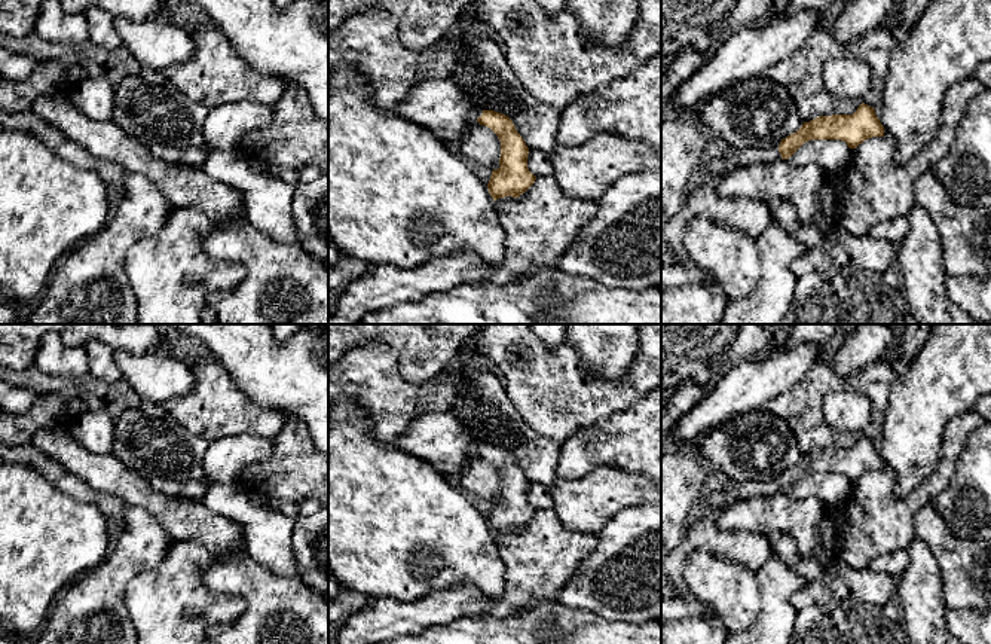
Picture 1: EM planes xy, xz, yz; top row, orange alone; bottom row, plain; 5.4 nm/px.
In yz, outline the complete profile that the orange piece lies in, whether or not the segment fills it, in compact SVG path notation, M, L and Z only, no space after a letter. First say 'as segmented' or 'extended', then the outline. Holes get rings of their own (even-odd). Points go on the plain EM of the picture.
extended; M862 436L853 448L819 449L804 455L796 466L787 468L776 479L731 482L725 488L716 488L701 500L703 510L716 516L725 507L740 500L789 492L810 473L841 473L850 482L856 482L872 470L884 470L884 460L877 451L874 440Z

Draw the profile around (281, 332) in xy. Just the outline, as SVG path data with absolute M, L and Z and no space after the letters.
M270 324L276 342L285 342L291 335L302 330L306 324Z

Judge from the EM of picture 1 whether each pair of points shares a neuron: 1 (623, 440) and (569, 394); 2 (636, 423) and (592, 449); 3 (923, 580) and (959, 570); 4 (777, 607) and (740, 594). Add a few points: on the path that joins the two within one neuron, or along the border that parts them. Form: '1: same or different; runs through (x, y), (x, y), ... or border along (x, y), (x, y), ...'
1: different; border along (633, 405), (595, 424), (580, 427), (571, 436)
2: same; runs through (626, 433), (617, 442), (602, 445)
3: different; border along (926, 545), (941, 571), (942, 598), (947, 607)
4: different; border along (758, 571), (759, 614), (748, 628)

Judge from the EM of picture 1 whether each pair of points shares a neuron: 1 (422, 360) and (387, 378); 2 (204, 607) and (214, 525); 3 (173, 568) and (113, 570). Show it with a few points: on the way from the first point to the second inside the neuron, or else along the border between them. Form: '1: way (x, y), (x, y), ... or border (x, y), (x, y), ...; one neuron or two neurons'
1: border (381, 342), (397, 353), (406, 380), (436, 377); two neurons
2: border (179, 540), (198, 543), (220, 559); two neurons
3: border (168, 554), (156, 565), (138, 573), (125, 592); two neurons

